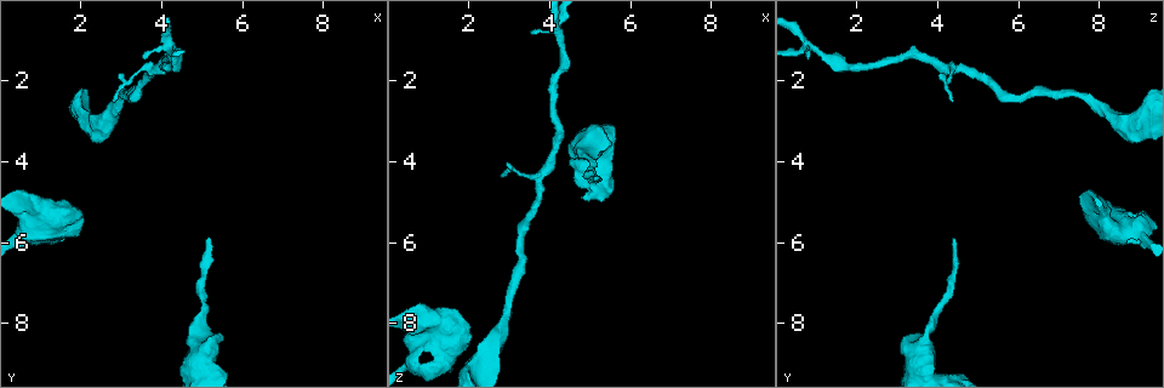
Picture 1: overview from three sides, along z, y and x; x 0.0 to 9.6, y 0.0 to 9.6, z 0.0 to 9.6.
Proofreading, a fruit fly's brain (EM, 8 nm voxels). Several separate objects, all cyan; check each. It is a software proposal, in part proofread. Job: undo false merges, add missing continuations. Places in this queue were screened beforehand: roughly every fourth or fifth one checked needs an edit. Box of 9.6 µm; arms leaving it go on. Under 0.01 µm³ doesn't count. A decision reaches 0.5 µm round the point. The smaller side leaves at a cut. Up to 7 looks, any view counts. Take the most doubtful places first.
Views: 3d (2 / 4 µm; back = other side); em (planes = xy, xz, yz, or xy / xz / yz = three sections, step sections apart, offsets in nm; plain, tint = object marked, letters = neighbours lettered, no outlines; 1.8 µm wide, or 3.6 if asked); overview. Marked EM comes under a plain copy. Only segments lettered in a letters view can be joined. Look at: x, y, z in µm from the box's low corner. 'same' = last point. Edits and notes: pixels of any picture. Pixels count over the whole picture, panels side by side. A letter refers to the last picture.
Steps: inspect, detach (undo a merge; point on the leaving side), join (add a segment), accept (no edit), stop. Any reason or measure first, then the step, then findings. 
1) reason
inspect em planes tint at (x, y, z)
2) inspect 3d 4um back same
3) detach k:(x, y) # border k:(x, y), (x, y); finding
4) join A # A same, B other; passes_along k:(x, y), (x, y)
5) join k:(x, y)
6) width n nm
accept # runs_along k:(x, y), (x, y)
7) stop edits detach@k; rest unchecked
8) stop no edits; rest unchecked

branch stops here
inspect em xz step 4 letters at (5.20, 5.85, 4.45)

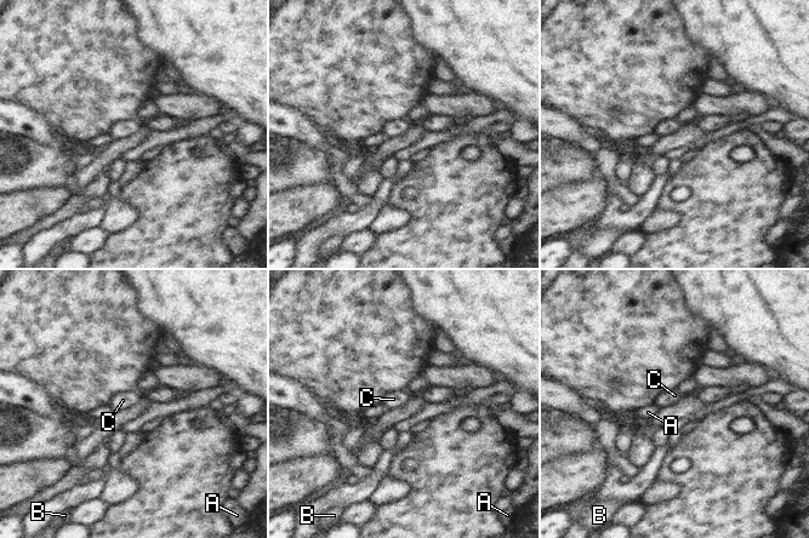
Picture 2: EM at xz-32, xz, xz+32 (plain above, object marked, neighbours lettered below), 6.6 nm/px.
inspect em yz step 8 letters same

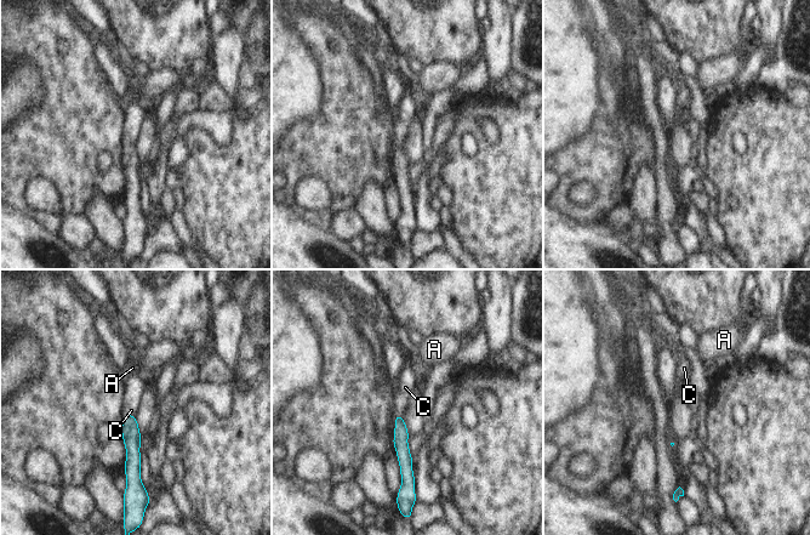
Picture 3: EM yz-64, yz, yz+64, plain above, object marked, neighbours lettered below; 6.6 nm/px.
join C # A other, C same; the neuron continues

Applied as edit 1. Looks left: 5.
redraw
inspect overview

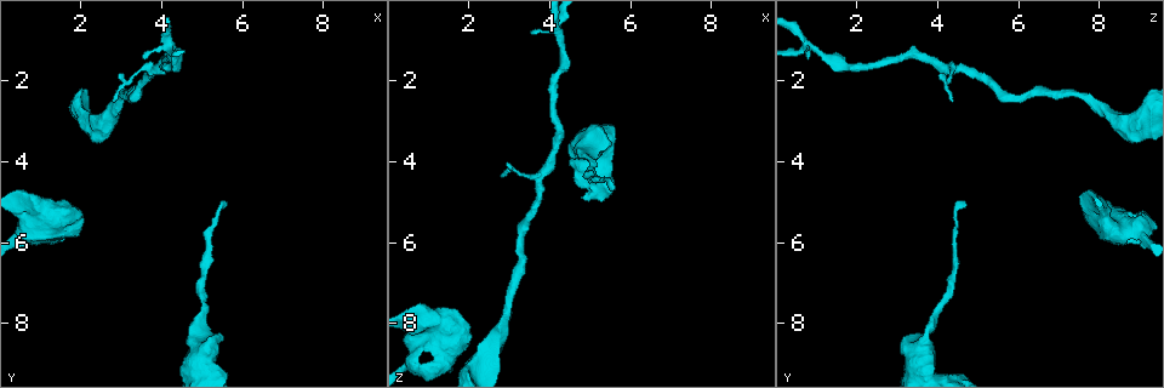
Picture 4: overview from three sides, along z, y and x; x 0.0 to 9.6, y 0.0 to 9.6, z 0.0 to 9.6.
three-way junction
inspect 3d 4um at (4.20, 1.10, 0.85)

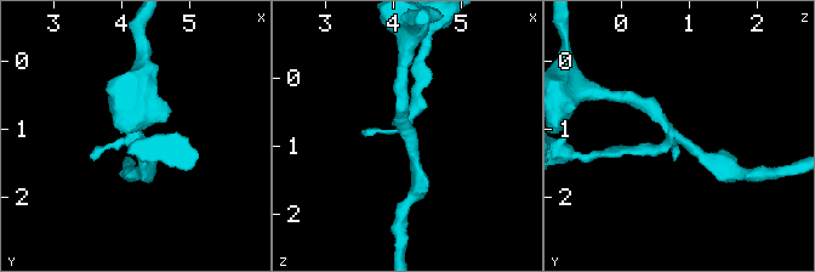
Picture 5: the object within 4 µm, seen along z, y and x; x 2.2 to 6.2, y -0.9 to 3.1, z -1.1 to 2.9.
inspect em 3.6um yz step 16 tint at (4.25, 1.10, 0.80)

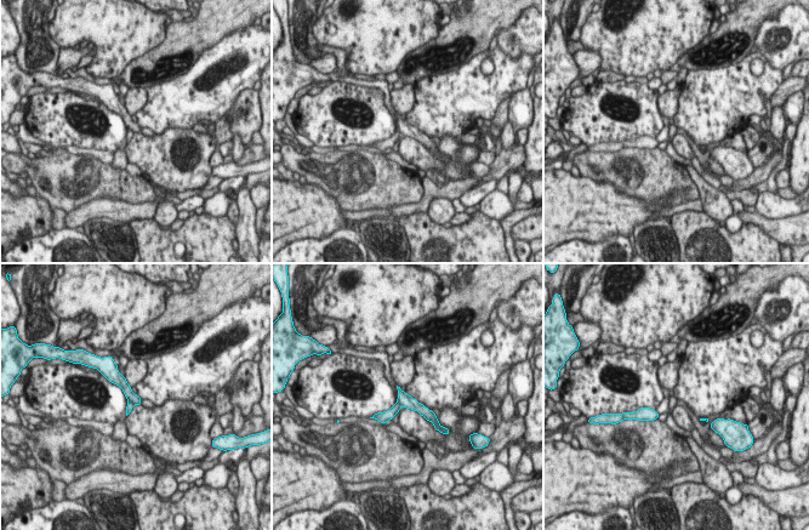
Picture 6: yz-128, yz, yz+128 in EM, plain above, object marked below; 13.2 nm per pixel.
inspect em 3.6um planes letters same

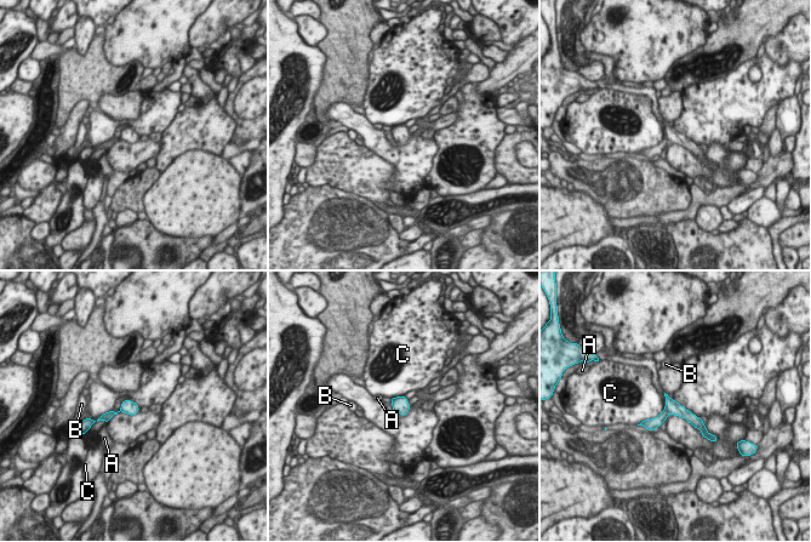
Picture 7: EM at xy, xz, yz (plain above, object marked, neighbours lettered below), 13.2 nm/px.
width 190 nm
detach 7:(657, 421) # A other, B other, C other; border 7:(666, 405), (668, 412); two neurons meet here

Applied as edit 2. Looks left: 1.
stop edits join@3, detach@7; rest unchecked

